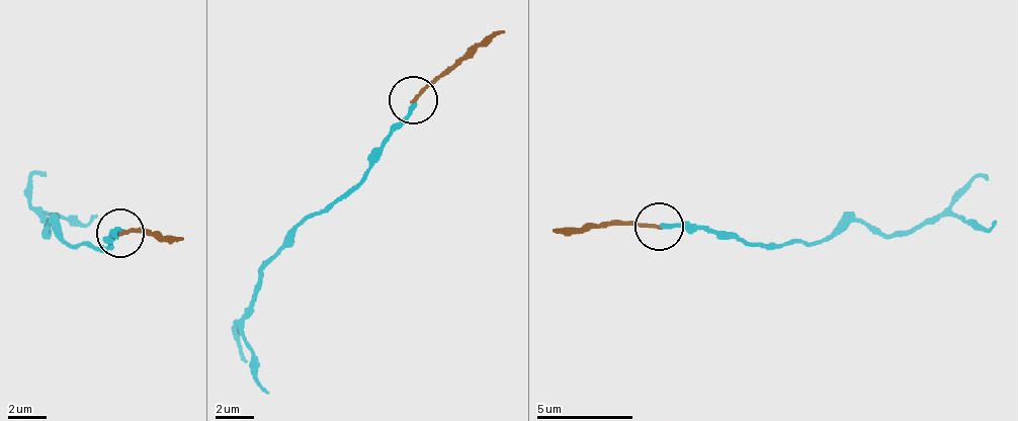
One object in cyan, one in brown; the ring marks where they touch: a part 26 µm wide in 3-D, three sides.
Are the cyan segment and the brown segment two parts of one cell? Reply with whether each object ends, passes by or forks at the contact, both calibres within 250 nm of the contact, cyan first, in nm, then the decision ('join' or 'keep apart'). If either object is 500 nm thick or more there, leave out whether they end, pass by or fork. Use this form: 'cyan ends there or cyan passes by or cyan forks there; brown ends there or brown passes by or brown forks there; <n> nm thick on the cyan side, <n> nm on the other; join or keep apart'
cyan ends there; brown ends there; 200 nm thick on the cyan side, 170 nm on the other; join

